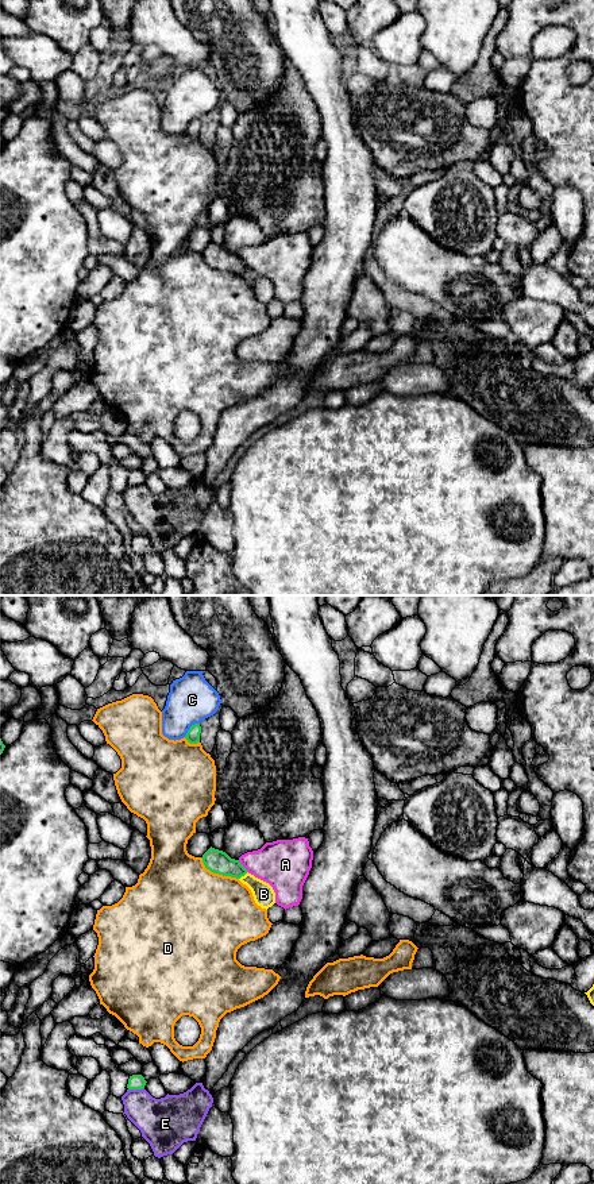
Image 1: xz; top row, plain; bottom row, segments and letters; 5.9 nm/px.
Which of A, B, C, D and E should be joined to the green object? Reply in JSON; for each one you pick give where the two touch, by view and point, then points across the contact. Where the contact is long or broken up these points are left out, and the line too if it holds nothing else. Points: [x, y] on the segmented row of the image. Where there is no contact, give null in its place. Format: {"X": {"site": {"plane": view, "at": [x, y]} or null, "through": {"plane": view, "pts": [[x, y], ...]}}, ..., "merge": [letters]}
{"merge": []}

